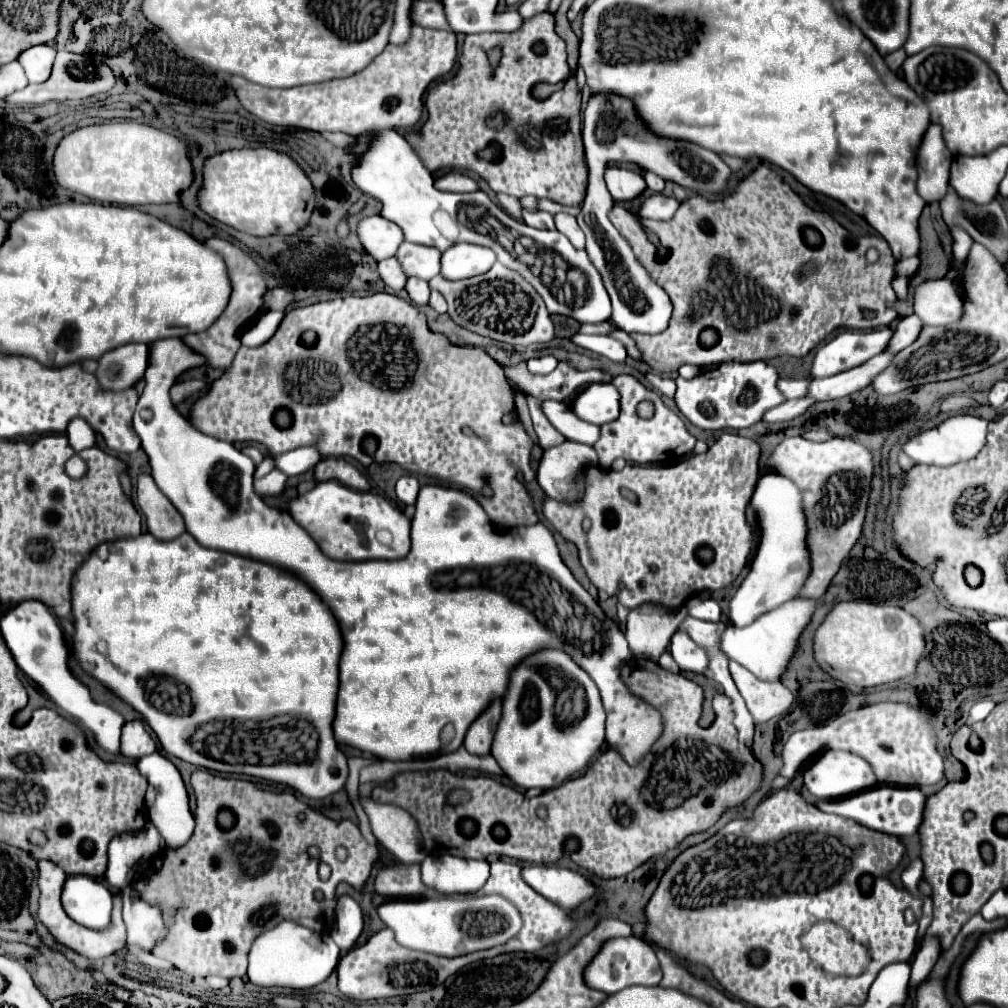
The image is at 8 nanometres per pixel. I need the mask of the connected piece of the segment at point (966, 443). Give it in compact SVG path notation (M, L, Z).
M955 415L955 417L949 417L947 421L943 421L939 427L923 431L923 433L915 435L913 439L909 439L903 445L903 451L917 463L947 467L947 465L955 465L955 463L973 459L985 445L985 435L987 435L985 419L971 417L971 415Z

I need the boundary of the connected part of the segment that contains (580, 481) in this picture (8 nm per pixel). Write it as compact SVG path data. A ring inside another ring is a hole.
M565 441L557 447L551 447L543 451L543 457L537 467L537 481L541 489L547 493L547 497L561 501L561 503L575 503L583 497L585 493L585 467L589 465L599 465L597 453L591 445L575 443L575 441Z

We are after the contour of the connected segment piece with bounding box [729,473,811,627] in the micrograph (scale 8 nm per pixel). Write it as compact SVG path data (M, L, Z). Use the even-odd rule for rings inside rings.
M765 473L751 499L751 507L761 527L761 541L751 561L751 571L731 599L731 623L749 625L763 613L797 597L811 573L811 553L807 549L807 517L797 485L777 473Z

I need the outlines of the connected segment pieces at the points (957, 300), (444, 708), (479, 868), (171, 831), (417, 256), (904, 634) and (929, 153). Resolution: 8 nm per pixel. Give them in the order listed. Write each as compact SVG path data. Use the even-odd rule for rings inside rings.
M953 279L925 281L915 289L915 313L925 325L949 325L963 315L963 295Z
M181 339L155 341L149 351L145 389L135 409L133 427L141 437L141 447L149 455L157 487L179 509L185 525L189 525L187 531L201 545L241 553L243 557L255 557L293 571L331 607L345 641L339 665L337 715L333 721L337 741L389 761L409 761L455 751L461 747L469 725L493 699L505 695L513 667L533 655L535 649L563 649L587 671L601 693L607 711L607 745L629 765L637 765L651 751L663 733L663 721L655 707L633 695L621 681L623 661L631 657L625 633L607 615L603 623L601 605L571 577L547 525L521 525L497 531L483 507L469 493L425 485L419 491L417 511L411 523L411 551L403 561L331 561L289 513L281 513L259 501L259 495L253 491L255 463L251 457L227 441L201 433L175 409L169 389L181 373L203 365L207 365L207 359ZM449 721L455 725L457 735L449 747L441 749L439 733Z
M427 857L421 863L421 879L425 887L441 893L477 893L489 879L489 863L475 859L437 859Z
M151 753L147 757L141 757L137 761L137 767L141 771L141 775L147 777L147 781L157 789L157 797L155 797L155 803L151 805L151 809L147 811L149 815L149 821L155 825L155 829L161 833L163 841L165 841L165 847L167 849L179 849L183 847L191 835L193 835L193 829L195 829L195 819L191 815L191 809L189 809L189 795L187 795L187 789L185 789L185 783L181 779L181 773L177 771L177 767L165 759L161 753Z
M405 241L395 257L401 261L403 271L409 277L419 277L429 281L441 271L441 251L435 247L425 247Z
M869 601L837 603L815 633L815 659L831 677L859 687L877 687L915 673L925 651L925 635L919 619L901 607L885 607Z
M931 125L923 137L923 145L919 147L919 195L927 201L941 201L949 189L949 167L953 155L943 141L943 133L939 125Z

